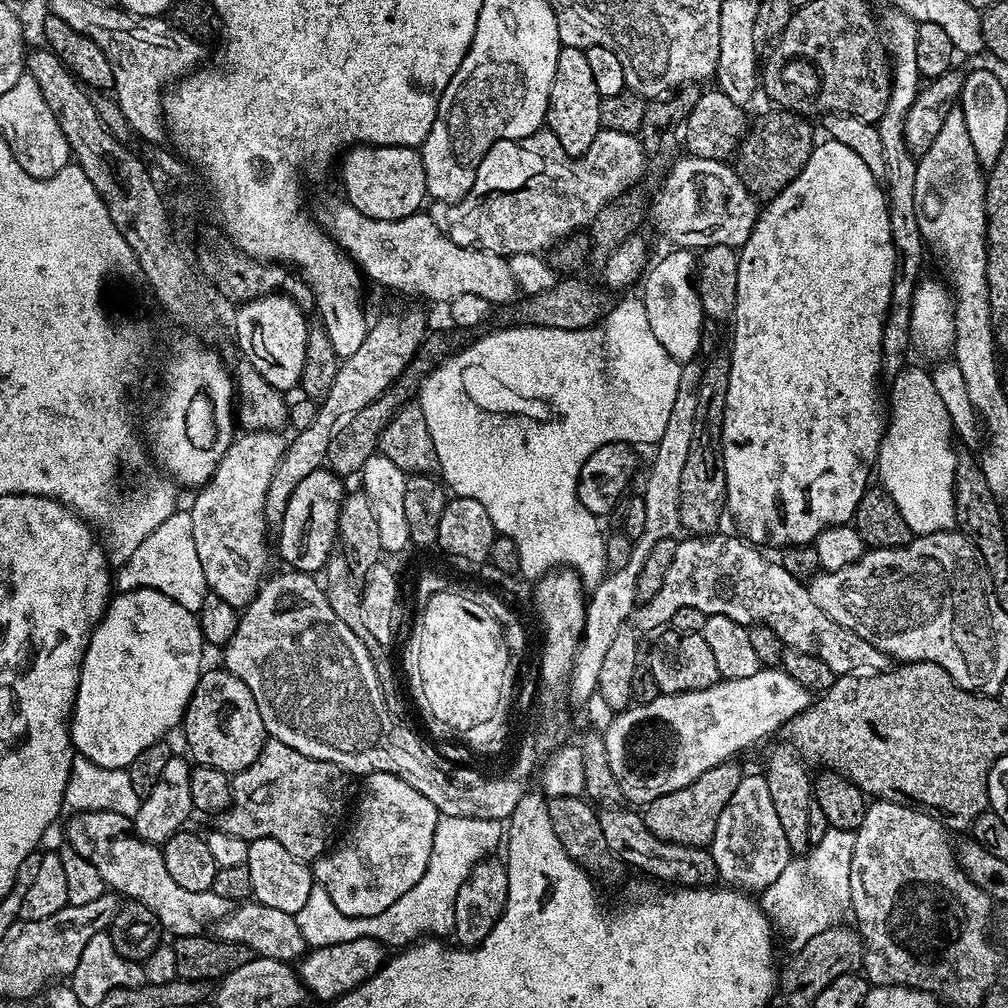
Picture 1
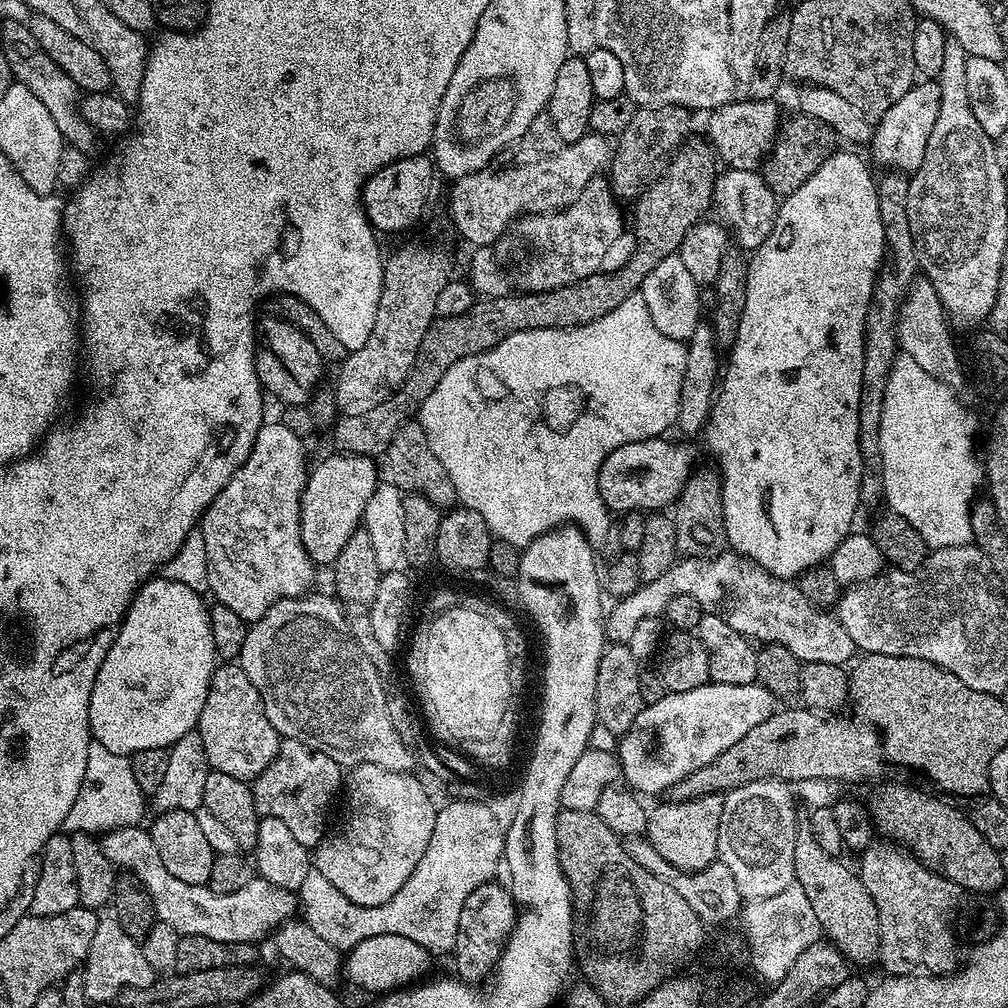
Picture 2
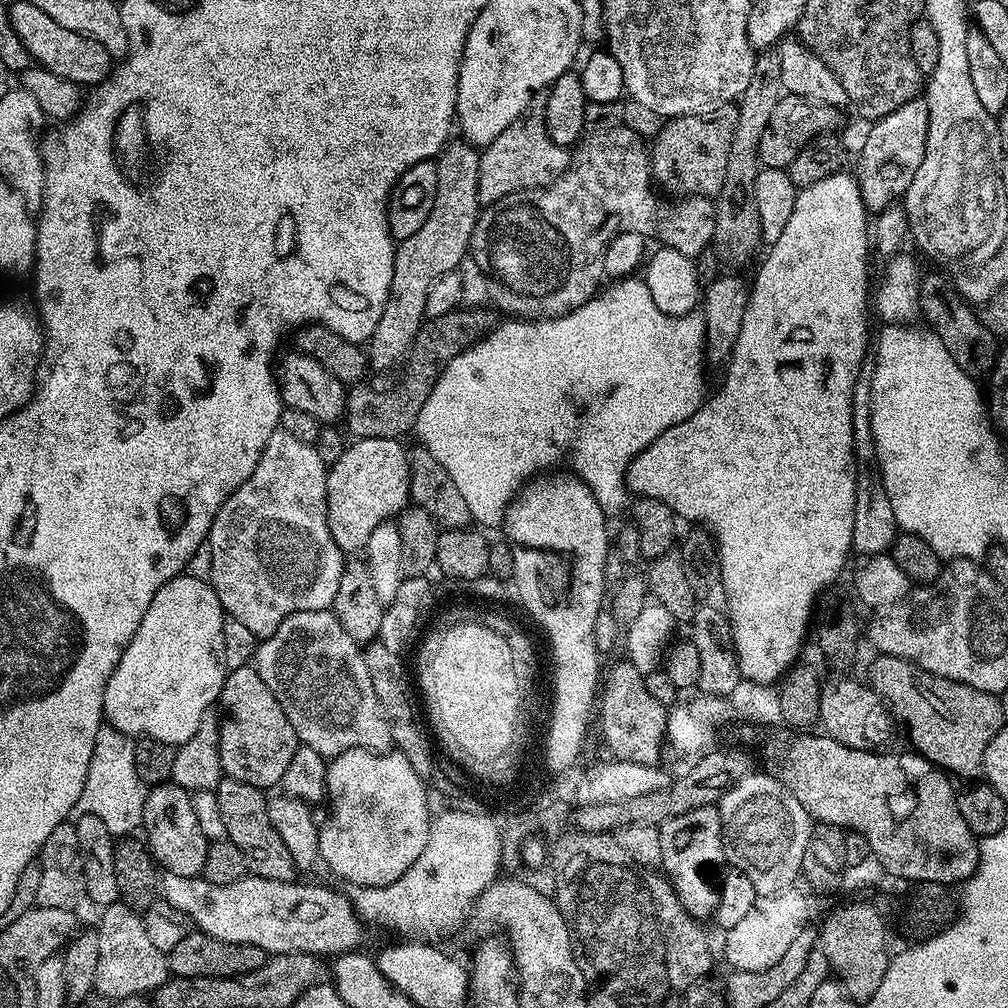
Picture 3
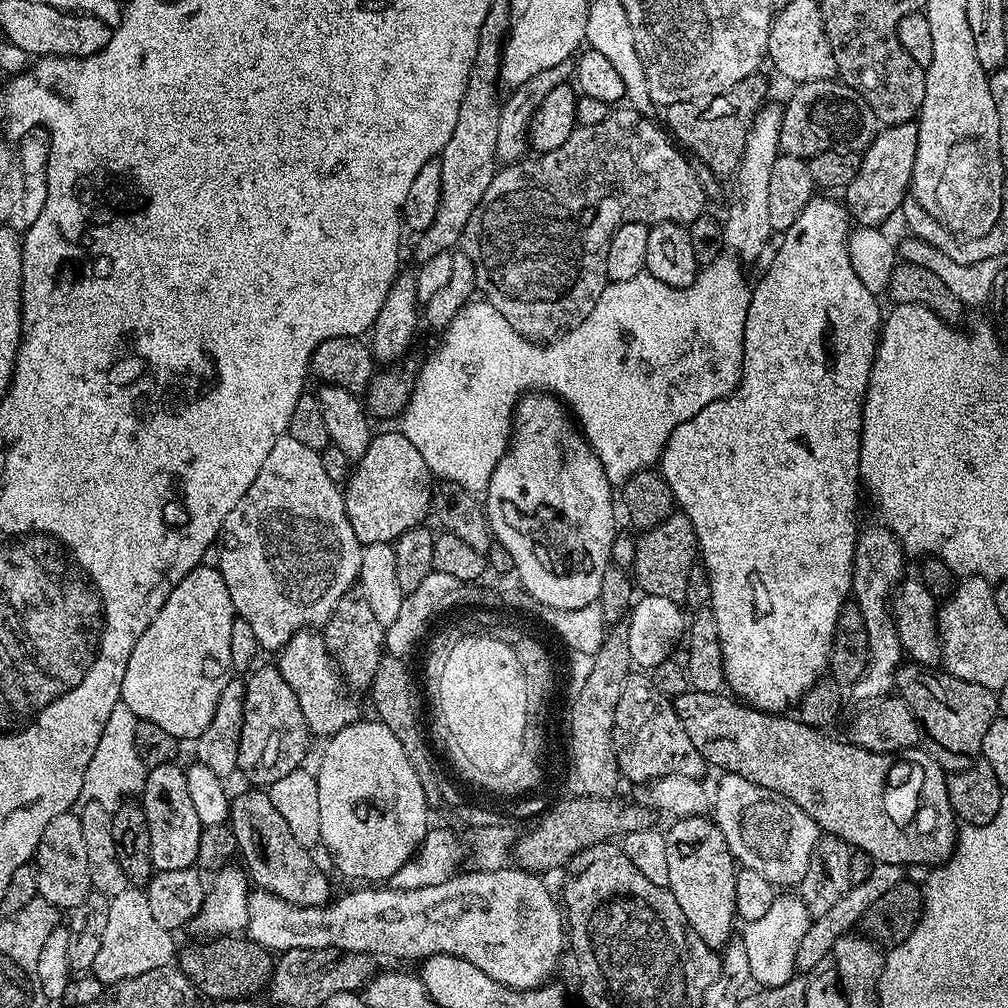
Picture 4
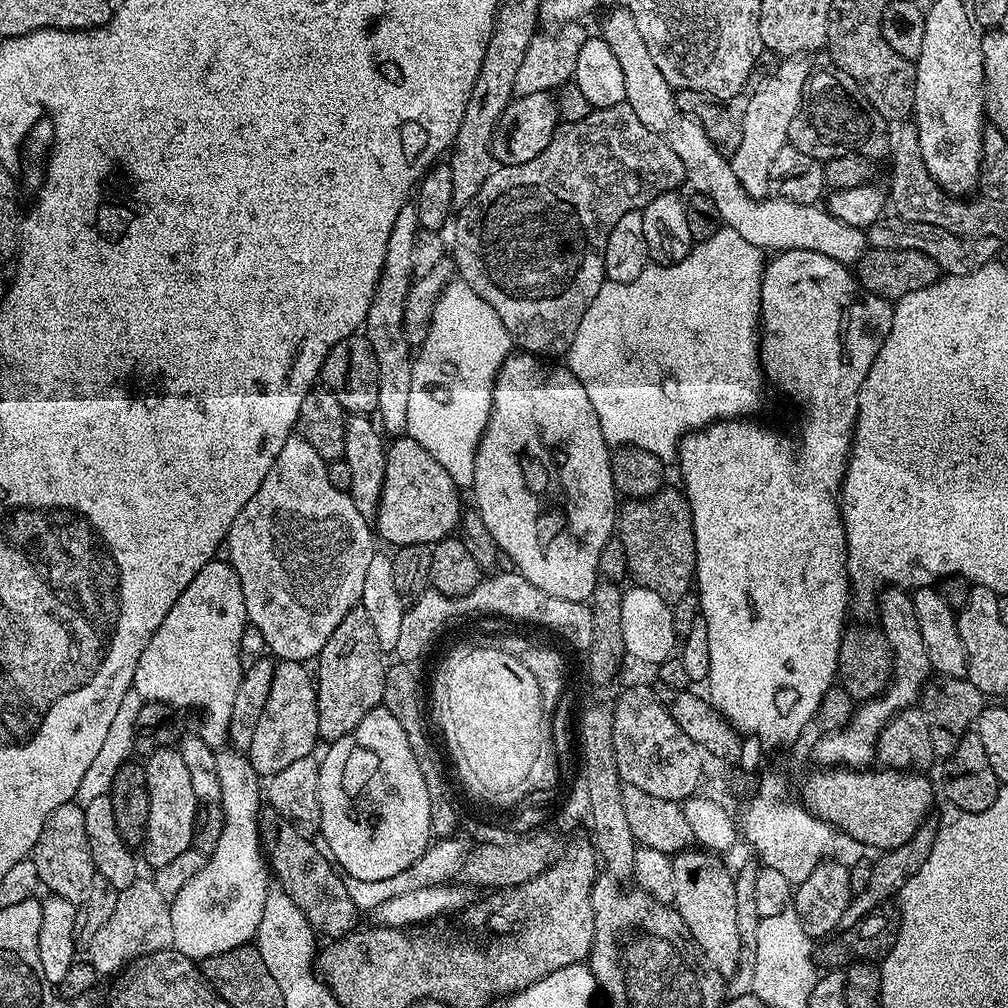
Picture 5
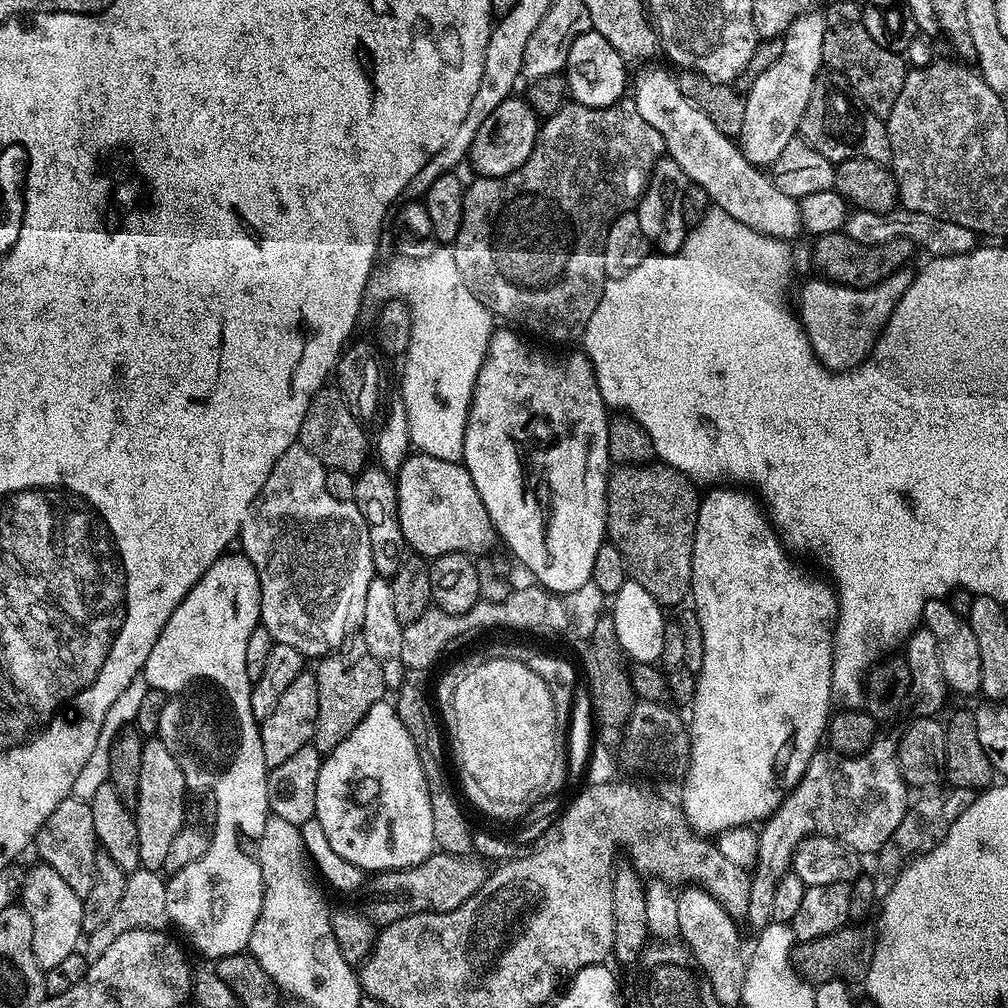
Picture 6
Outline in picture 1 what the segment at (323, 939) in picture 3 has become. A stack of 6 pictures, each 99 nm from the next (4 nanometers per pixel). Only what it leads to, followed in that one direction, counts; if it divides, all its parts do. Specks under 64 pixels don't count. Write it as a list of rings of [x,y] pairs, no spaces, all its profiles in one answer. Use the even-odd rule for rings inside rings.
[[[77,812],[69,815],[67,847],[73,848],[98,874],[113,893],[130,900],[140,900],[158,918],[165,933],[177,936],[199,936],[204,924],[211,925],[232,911],[233,901],[218,898],[211,890],[185,890],[170,878],[163,851],[150,841],[140,840],[133,834],[129,817],[113,812]],[[113,888],[113,889],[112,889]],[[121,892],[121,893],[120,893]]]

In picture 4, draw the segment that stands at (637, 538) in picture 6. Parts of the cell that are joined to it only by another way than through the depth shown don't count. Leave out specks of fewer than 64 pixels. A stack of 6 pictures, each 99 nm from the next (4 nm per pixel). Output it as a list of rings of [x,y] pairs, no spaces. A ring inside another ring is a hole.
[[[674,510],[659,524],[639,533],[630,572],[634,577],[635,587],[643,595],[670,598],[670,602],[683,605],[686,598],[686,580],[697,560],[698,545],[694,526],[686,513]]]

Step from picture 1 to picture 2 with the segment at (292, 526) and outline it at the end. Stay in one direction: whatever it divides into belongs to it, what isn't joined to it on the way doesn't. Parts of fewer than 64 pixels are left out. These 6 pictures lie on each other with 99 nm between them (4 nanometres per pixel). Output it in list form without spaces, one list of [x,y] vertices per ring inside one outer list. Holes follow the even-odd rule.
[[[331,455],[309,471],[300,499],[300,537],[308,557],[317,566],[335,564],[342,546],[350,542],[350,534],[361,527],[366,502],[370,502],[378,483],[378,464],[373,457]]]

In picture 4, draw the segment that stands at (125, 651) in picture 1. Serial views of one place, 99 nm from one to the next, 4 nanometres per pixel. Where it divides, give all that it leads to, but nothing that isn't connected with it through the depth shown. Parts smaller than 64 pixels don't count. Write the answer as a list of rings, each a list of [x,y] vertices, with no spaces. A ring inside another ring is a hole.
[[[208,562],[201,563],[200,567],[186,574],[186,578],[182,578],[182,582],[170,590],[170,598],[166,598],[162,610],[158,610],[154,622],[146,626],[146,634],[138,638],[130,654],[130,662],[126,662],[120,699],[130,706],[137,721],[154,722],[181,742],[198,740],[210,726],[222,690],[234,676],[230,662],[230,630],[234,630],[237,618],[230,602],[230,590],[226,590],[219,567],[212,565],[211,568]]]

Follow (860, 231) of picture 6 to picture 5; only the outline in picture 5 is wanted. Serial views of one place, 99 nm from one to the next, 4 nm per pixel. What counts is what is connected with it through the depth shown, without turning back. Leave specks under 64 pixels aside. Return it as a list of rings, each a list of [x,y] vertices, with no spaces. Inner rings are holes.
[[[885,214],[878,222],[871,224],[867,230],[868,243],[873,249],[897,248],[898,250],[918,250],[940,267],[941,273],[949,276],[965,276],[978,270],[984,264],[993,263],[1002,248],[1002,242],[993,236],[959,236],[938,226],[926,222],[906,222],[895,214]]]

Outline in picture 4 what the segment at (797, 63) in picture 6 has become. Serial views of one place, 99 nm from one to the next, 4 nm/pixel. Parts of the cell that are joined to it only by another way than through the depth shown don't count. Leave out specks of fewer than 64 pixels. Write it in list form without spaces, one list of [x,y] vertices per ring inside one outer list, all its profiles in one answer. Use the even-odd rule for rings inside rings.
[[[765,103],[752,119],[752,125],[746,138],[746,150],[742,154],[740,164],[736,167],[736,200],[740,208],[736,208],[723,221],[724,244],[741,261],[756,260],[764,252],[768,239],[774,236],[770,226],[770,173],[774,170],[774,162],[781,156],[780,131],[782,130],[782,108],[778,103]]]

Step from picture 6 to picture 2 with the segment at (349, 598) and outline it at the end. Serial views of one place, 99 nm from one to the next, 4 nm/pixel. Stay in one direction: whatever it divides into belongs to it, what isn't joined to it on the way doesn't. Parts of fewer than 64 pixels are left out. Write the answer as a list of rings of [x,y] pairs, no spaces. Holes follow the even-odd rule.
[[[281,422],[261,424],[250,454],[200,517],[198,529],[206,546],[207,591],[216,595],[215,603],[230,606],[246,622],[262,618],[274,602],[305,595],[318,572],[300,537],[300,499],[310,471],[304,445],[305,441]]]

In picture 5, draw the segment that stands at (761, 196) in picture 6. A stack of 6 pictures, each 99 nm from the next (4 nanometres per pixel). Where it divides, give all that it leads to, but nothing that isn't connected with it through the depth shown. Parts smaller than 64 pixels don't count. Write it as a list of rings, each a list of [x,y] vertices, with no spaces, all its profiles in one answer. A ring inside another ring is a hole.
[[[617,6],[605,18],[604,25],[598,29],[598,32],[606,42],[606,46],[610,46],[614,58],[618,58],[618,66],[622,66],[622,79],[626,81],[627,104],[634,110],[634,114],[638,114],[638,118],[642,118],[645,126],[650,126],[650,130],[654,130],[654,134],[661,136],[666,142],[666,146],[670,146],[670,150],[674,150],[674,154],[678,154],[678,158],[682,158],[687,183],[689,185],[692,183],[691,191],[710,198],[718,208],[721,221],[727,227],[733,228],[738,234],[742,234],[742,238],[746,238],[746,242],[750,242],[754,247],[761,250],[772,248],[773,253],[782,252],[786,248],[814,250],[834,258],[840,264],[855,266],[860,263],[860,259],[865,256],[866,249],[869,247],[865,229],[846,226],[846,222],[838,222],[838,218],[834,218],[823,207],[816,204],[795,204],[789,200],[779,198],[756,200],[754,197],[748,196],[746,190],[742,190],[738,177],[734,175],[731,159],[723,156],[714,146],[714,142],[710,142],[706,130],[695,116],[690,116],[688,113],[678,110],[676,92],[666,82],[666,78],[662,78],[662,70],[658,70],[657,63],[650,56],[646,41],[642,39],[642,33],[638,31],[638,22],[634,22],[634,14],[630,14],[628,8]]]

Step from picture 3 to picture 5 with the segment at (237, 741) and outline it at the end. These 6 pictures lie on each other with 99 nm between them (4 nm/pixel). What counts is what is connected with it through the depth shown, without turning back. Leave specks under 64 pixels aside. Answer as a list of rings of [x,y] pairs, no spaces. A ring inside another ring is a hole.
[[[298,660],[279,661],[262,714],[256,718],[254,738],[250,738],[250,746],[246,750],[250,766],[257,777],[273,776],[278,774],[278,770],[286,770],[286,766],[298,762],[298,758],[313,755],[319,740],[316,682],[309,665]]]

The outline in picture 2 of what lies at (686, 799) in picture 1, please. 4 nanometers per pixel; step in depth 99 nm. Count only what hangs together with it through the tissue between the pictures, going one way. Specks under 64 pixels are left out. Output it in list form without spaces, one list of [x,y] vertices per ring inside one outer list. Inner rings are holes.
[[[719,792],[706,794],[686,802],[663,802],[648,814],[646,839],[670,862],[683,872],[697,872],[710,866],[718,858],[718,822],[722,818],[724,796]]]

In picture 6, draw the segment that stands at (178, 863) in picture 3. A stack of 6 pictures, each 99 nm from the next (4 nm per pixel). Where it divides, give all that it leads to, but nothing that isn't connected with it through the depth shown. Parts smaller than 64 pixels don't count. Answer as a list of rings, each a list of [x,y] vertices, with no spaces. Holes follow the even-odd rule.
[[[145,739],[142,746],[142,774],[138,776],[138,794],[134,801],[141,868],[149,868],[151,872],[163,869],[166,853],[169,852],[175,835],[186,826],[186,805],[189,799],[188,783],[177,759],[166,750],[165,743],[160,739]]]

